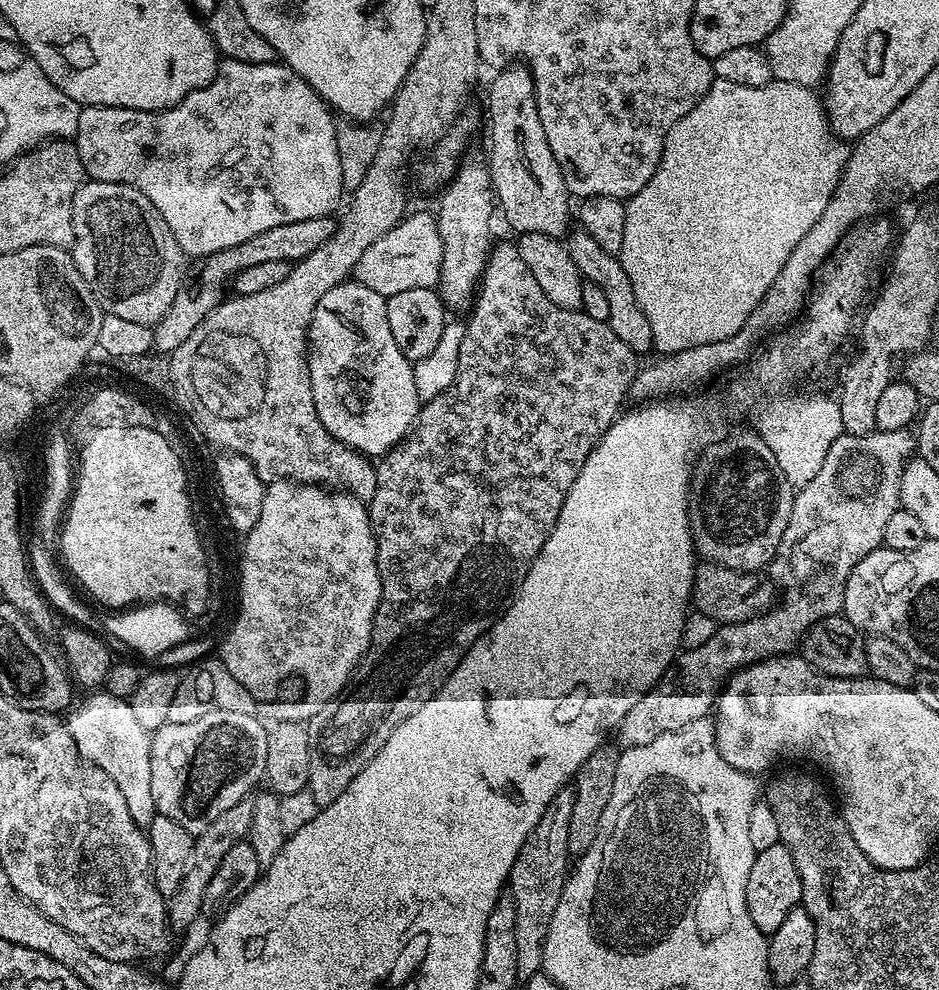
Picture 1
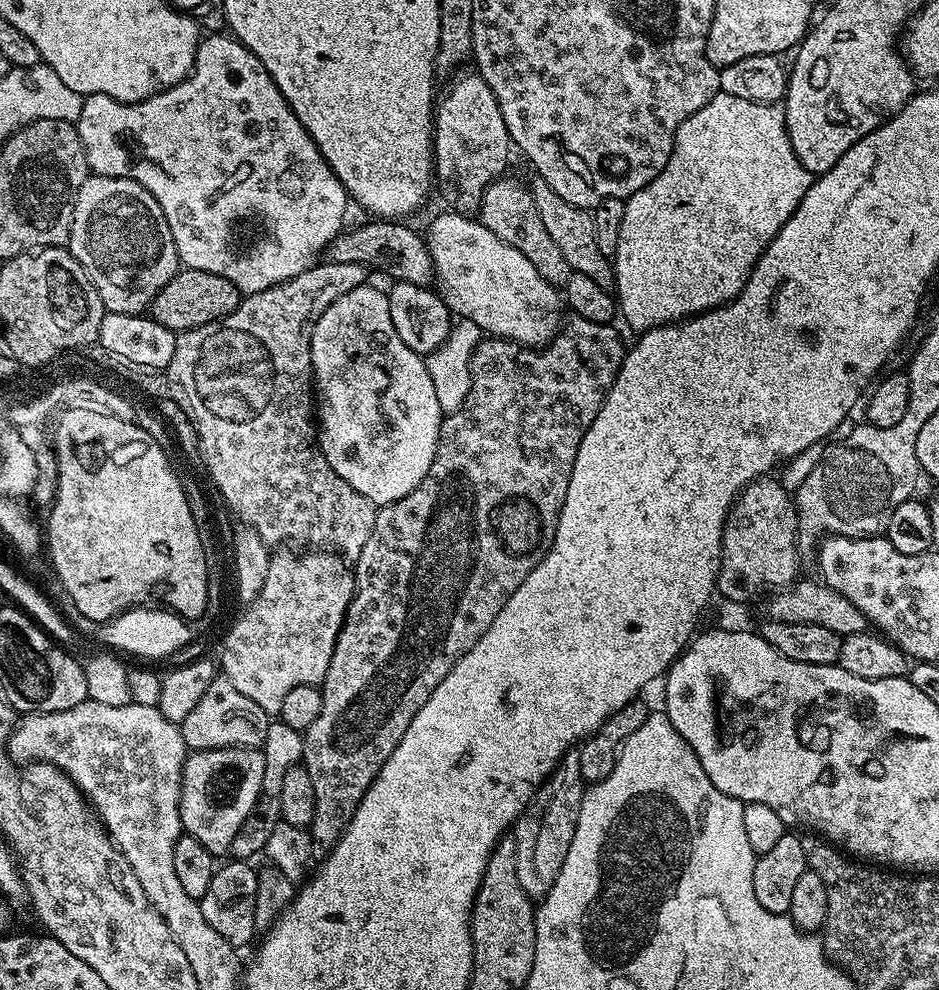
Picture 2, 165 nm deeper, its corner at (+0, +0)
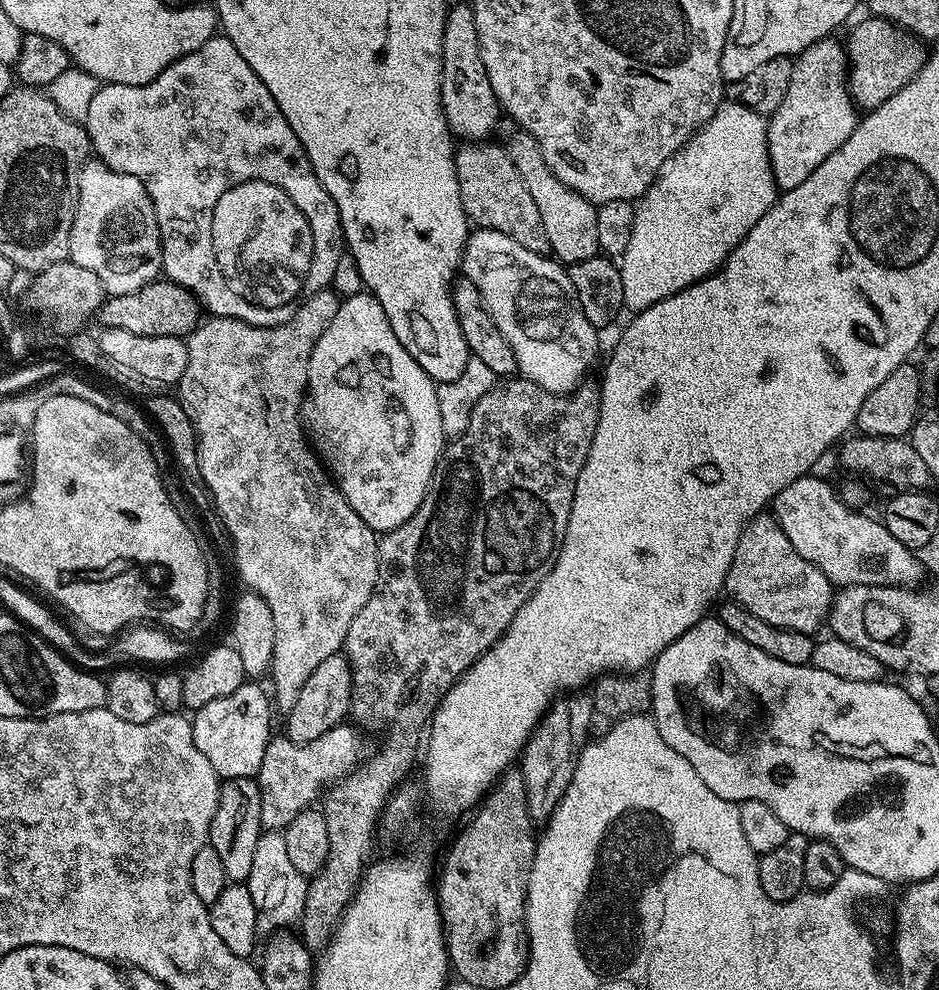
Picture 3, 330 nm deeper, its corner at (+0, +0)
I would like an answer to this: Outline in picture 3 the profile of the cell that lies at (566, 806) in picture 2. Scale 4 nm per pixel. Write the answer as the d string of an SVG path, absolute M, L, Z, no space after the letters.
M564 694L552 701L548 711L536 724L522 753L522 771L526 786L528 817L534 822L547 822L574 778L578 758L592 732L592 698L588 694Z

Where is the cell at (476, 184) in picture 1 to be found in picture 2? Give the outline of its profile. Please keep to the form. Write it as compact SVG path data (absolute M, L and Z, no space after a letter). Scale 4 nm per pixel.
M479 74L471 75L457 75L457 80L449 86L444 101L442 96L434 112L434 180L438 185L438 192L440 188L441 194L452 203L449 205L460 210L479 209L486 186L507 173L504 171L508 168L508 148L510 149L506 122L502 122L502 110L498 106L494 90L486 86Z

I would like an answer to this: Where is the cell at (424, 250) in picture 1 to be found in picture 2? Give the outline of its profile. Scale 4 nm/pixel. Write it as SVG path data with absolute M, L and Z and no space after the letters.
M448 210L452 212L440 212L428 224L428 232L426 231L426 239L428 241L428 253L432 259L432 269L436 272L435 283L440 284L438 287L439 295L442 297L444 304L447 306L449 313L455 314L459 319L469 320L480 327L481 333L487 334L492 338L502 340L513 340L515 344L519 344L525 348L539 349L541 346L551 344L552 339L556 337L556 333L562 327L562 315L560 311L565 311L566 304L562 299L562 292L557 285L546 282L546 278L542 278L542 274L538 274L538 270L534 270L534 266L530 262L530 258L526 258L526 254L521 254L519 250L514 250L514 246L510 246L506 242L502 242L502 238L498 238L498 234L494 234L494 230L490 230L485 224L480 223L479 219L470 217L460 210Z

